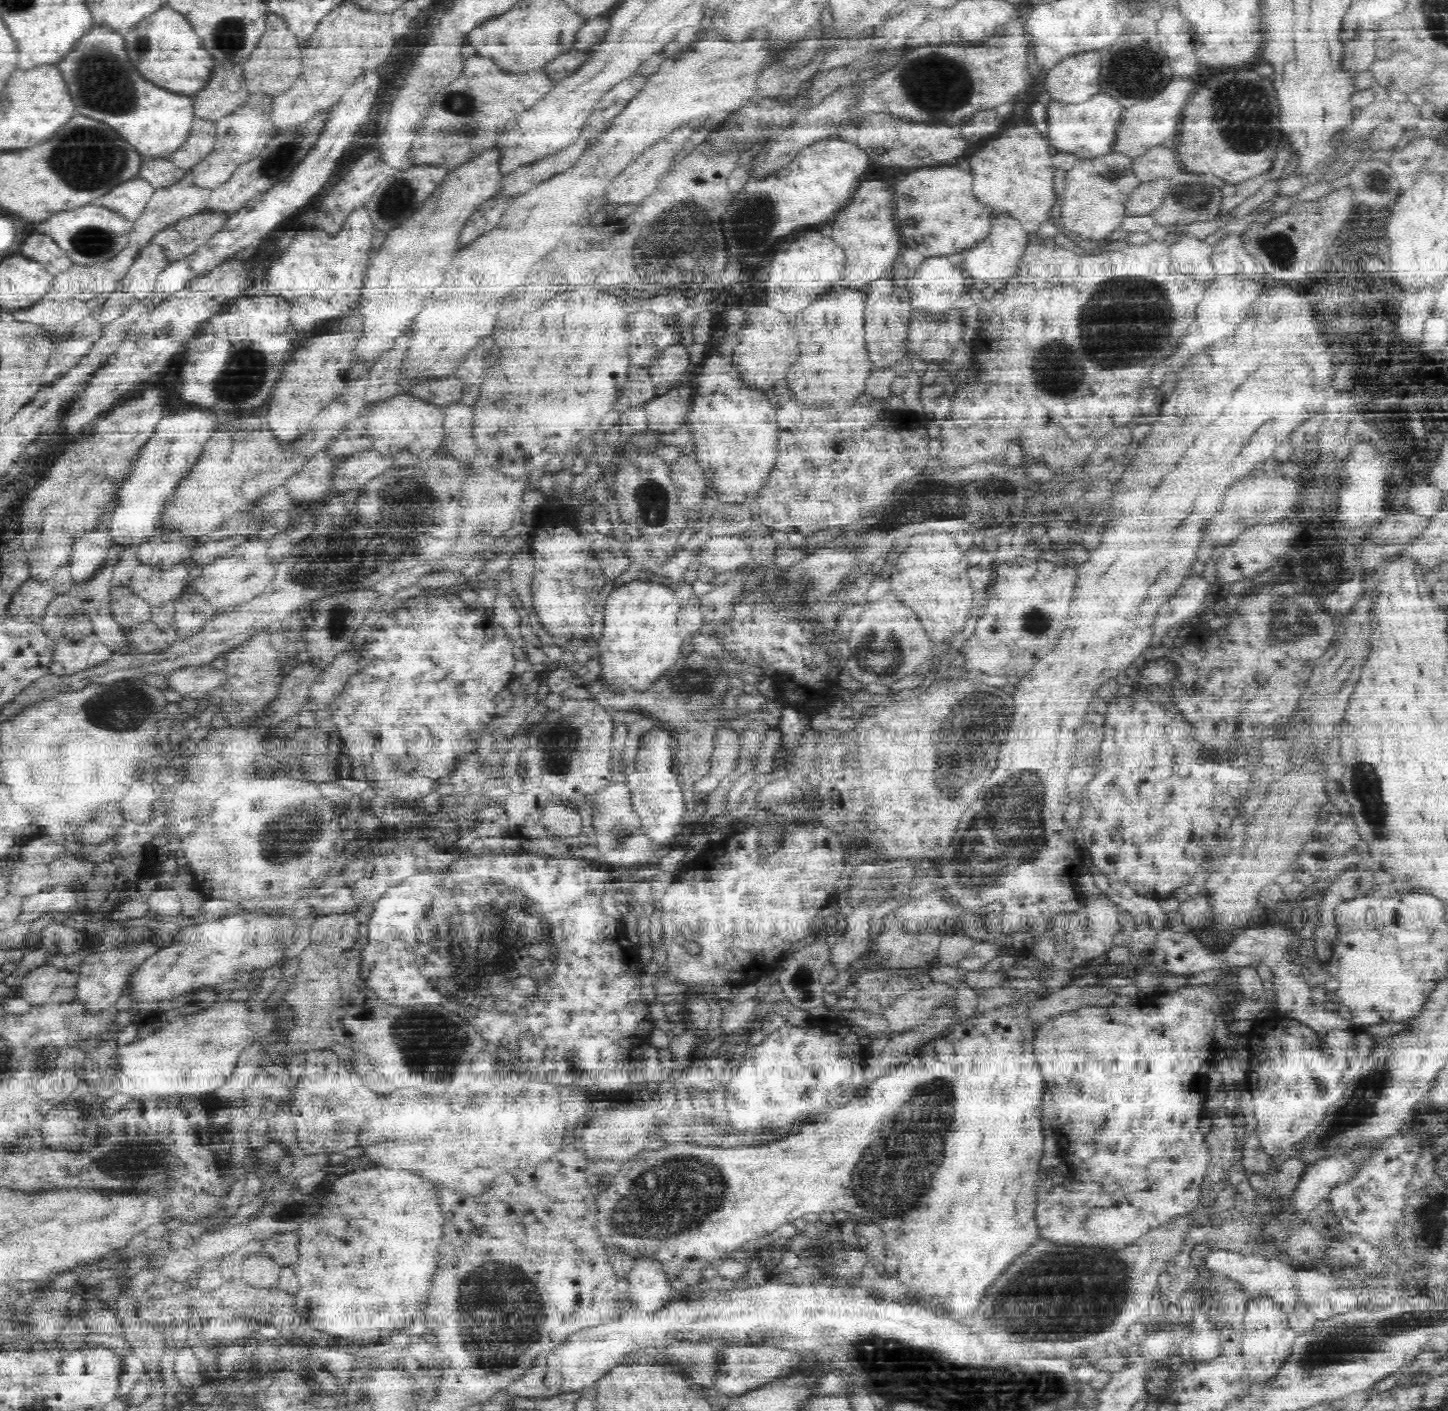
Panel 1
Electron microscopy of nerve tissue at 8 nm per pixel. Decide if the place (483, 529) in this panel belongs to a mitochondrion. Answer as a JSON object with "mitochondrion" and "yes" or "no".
{"mitochondrion":"yes"}

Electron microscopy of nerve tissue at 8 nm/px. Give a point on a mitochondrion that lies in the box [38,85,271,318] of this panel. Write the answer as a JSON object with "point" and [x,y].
{"point":[86,159]}

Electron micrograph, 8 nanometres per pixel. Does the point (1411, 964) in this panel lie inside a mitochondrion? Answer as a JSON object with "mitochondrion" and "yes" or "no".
{"mitochondrion":"yes"}

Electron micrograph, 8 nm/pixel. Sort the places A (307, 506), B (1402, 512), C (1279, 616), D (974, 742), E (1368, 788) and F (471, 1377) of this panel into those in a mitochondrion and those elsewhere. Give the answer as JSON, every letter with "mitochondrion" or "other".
{"A":"other","B":"other","C":"mitochondrion","D":"mitochondrion","E":"mitochondrion","F":"other"}

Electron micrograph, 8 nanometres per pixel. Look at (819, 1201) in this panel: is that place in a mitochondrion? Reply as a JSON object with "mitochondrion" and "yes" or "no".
{"mitochondrion":"no"}

